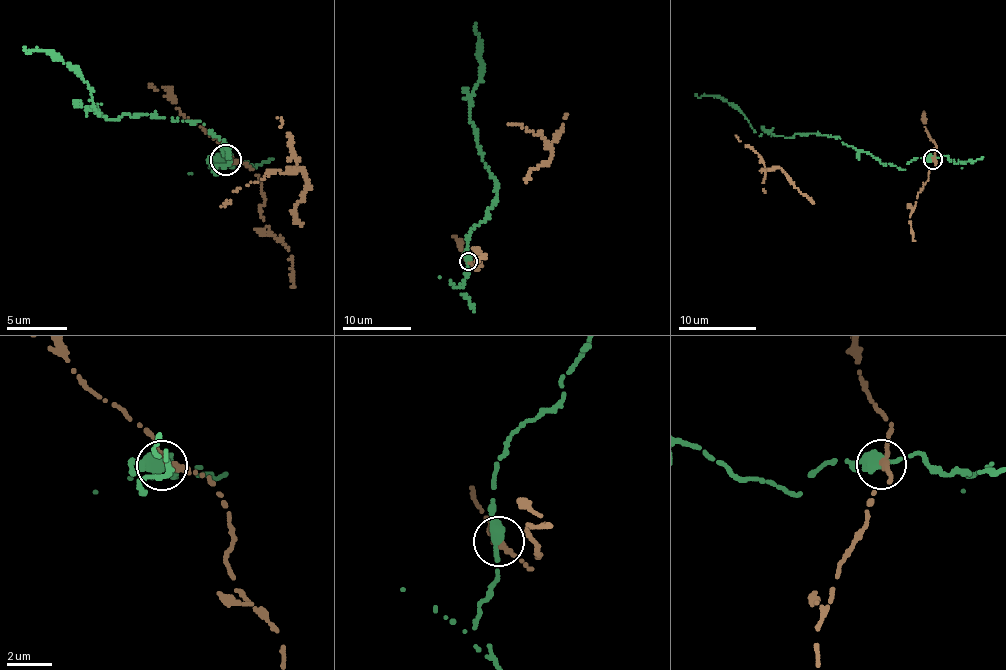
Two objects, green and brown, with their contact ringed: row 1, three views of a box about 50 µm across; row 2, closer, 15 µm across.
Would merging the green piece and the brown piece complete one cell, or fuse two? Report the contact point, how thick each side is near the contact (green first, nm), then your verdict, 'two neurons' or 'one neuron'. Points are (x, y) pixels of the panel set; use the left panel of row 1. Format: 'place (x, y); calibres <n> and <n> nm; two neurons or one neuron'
place (225, 159); calibres 380 and 240 nm; two neurons

